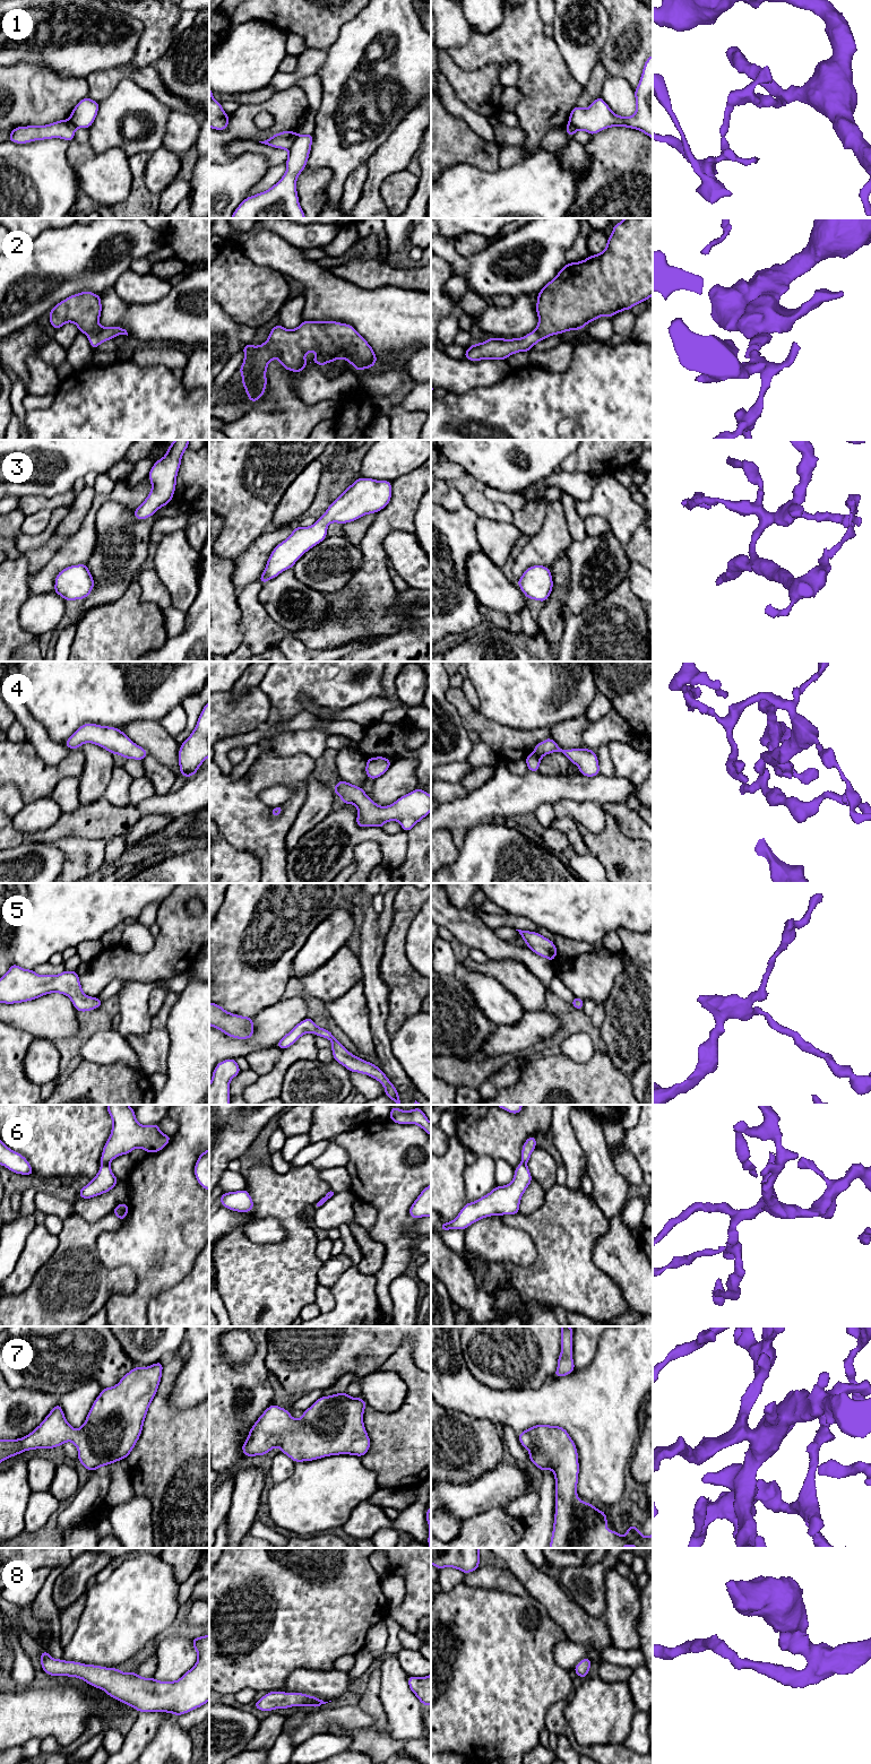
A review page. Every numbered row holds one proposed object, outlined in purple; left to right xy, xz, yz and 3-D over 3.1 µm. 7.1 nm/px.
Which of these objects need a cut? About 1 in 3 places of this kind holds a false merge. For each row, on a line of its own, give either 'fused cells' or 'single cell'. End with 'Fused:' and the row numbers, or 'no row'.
1: fused cells
2: single cell
3: single cell
4: single cell
5: single cell
6: fused cells
7: single cell
8: single cell
Fused: 1, 6

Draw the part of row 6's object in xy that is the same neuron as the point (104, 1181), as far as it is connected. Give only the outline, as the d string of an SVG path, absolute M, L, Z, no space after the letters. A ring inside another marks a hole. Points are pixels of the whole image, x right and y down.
M109 1164L102 1165L97 1175L79 1190L80 1199L92 1199L111 1191L119 1179L113 1175Z

